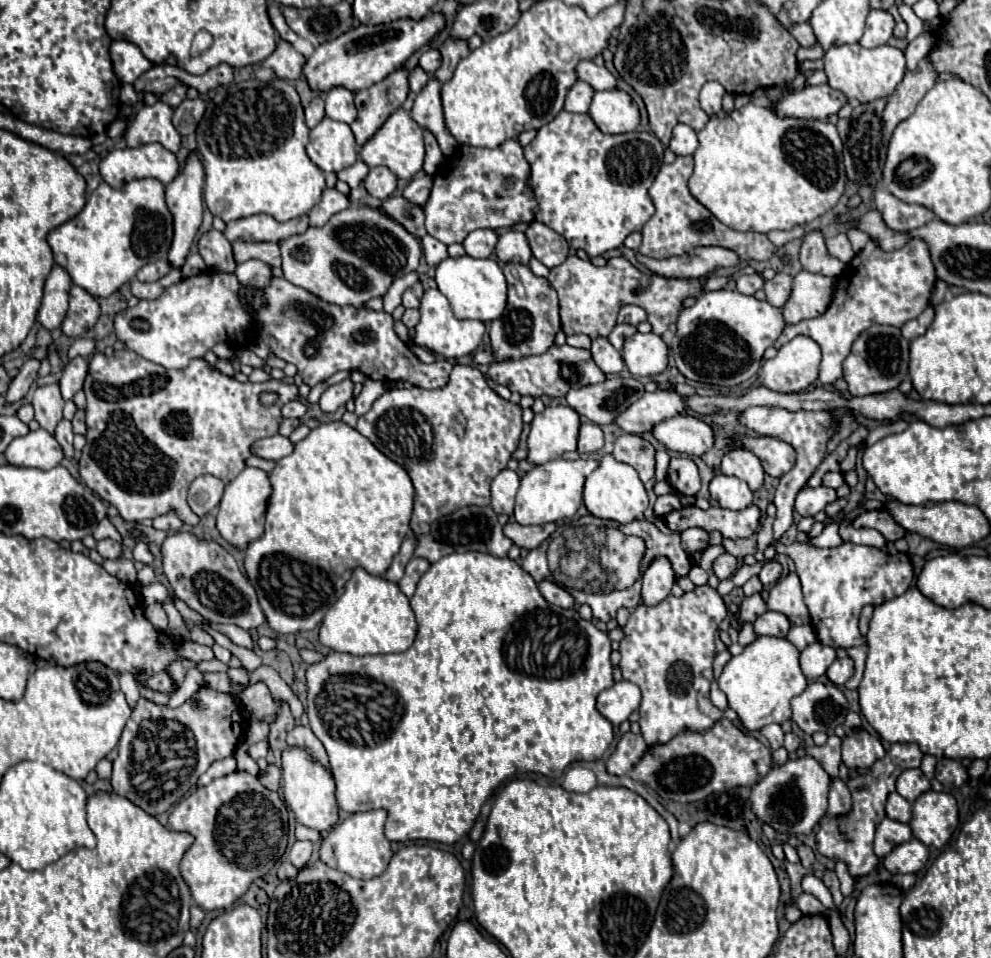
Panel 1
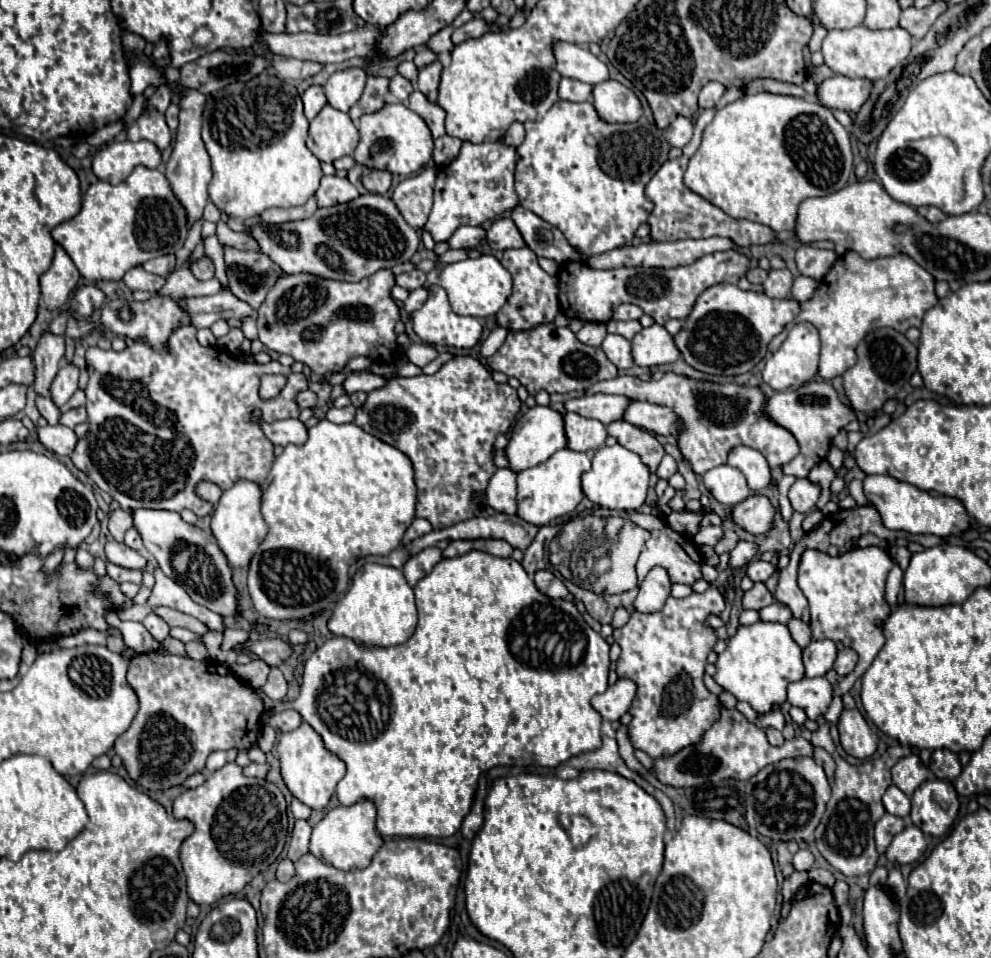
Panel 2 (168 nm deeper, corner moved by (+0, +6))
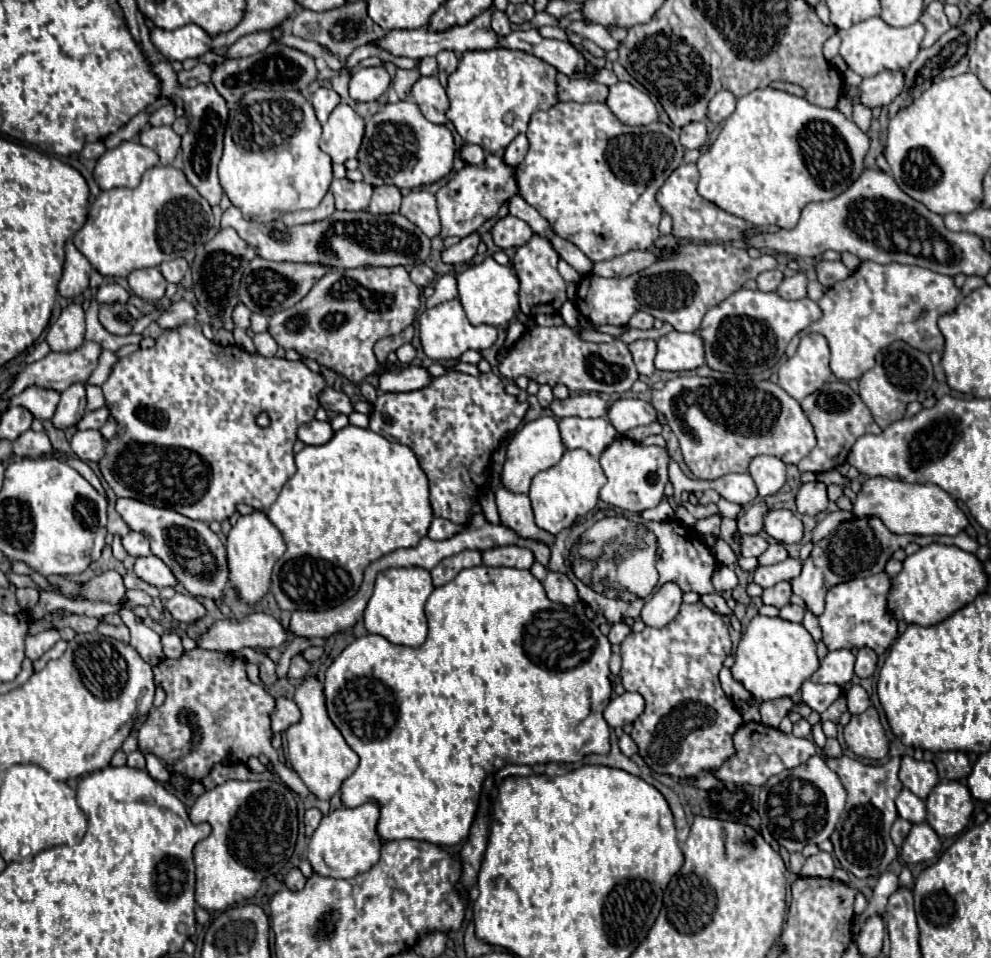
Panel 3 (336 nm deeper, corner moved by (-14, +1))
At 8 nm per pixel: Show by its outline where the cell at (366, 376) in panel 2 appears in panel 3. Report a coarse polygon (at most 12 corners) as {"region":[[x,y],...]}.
{"region":[[407,365],[379,377],[379,391],[415,391],[431,381]]}

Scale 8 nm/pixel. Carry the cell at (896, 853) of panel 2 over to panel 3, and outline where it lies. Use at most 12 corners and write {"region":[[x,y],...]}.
{"region":[[927,823],[911,827],[901,859],[933,861],[941,851],[937,833]]}

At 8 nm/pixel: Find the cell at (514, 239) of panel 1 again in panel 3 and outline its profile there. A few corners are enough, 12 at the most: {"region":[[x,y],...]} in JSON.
{"region":[[513,215],[499,219],[493,241],[501,249],[523,247],[531,227]]}

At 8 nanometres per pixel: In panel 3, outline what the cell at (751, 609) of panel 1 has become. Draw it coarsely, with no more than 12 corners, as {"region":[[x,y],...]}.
{"region":[[789,581],[765,589],[761,599],[777,609],[791,597]]}

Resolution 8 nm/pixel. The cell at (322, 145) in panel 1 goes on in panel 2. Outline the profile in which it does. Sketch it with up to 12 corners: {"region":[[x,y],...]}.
{"region":[[329,104],[311,120],[307,148],[321,162],[351,156],[359,132]]}

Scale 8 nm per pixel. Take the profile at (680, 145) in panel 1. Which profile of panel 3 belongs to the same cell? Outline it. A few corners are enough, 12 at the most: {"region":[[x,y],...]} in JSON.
{"region":[[689,123],[681,129],[685,149],[699,149],[707,141],[703,123]]}

